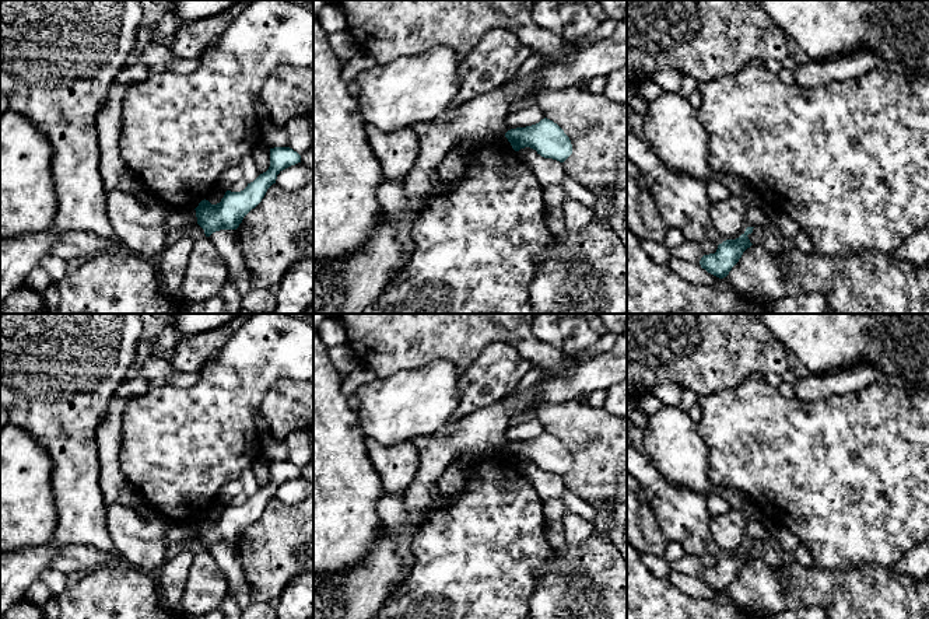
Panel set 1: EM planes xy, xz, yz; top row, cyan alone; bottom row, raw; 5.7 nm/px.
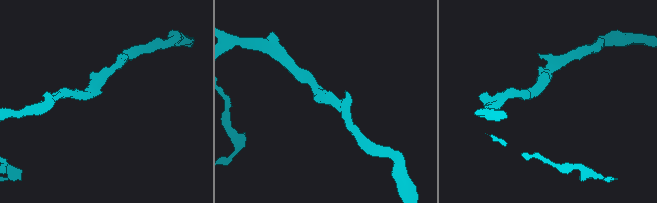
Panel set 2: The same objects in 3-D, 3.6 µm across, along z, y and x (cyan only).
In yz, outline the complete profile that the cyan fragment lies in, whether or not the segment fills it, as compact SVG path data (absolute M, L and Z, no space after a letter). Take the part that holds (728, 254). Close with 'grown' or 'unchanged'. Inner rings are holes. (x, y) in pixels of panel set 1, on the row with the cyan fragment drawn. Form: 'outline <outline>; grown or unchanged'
outline M747 227L736 239L723 241L718 245L715 253L704 255L700 260L701 267L719 279L726 277L743 252L753 245L747 237L753 232L753 228Z; unchanged

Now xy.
outline M290 147L270 148L270 167L241 192L227 190L220 203L201 200L196 210L197 224L206 237L220 230L236 230L243 217L264 197L267 189L276 183L277 175L301 162L301 155Z; unchanged

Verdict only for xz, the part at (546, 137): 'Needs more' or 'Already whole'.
Already whole

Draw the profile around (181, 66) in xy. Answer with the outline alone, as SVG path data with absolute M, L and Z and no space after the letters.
M175 57L169 64L166 64L166 70L176 74L187 74L199 67L199 59L179 59Z

